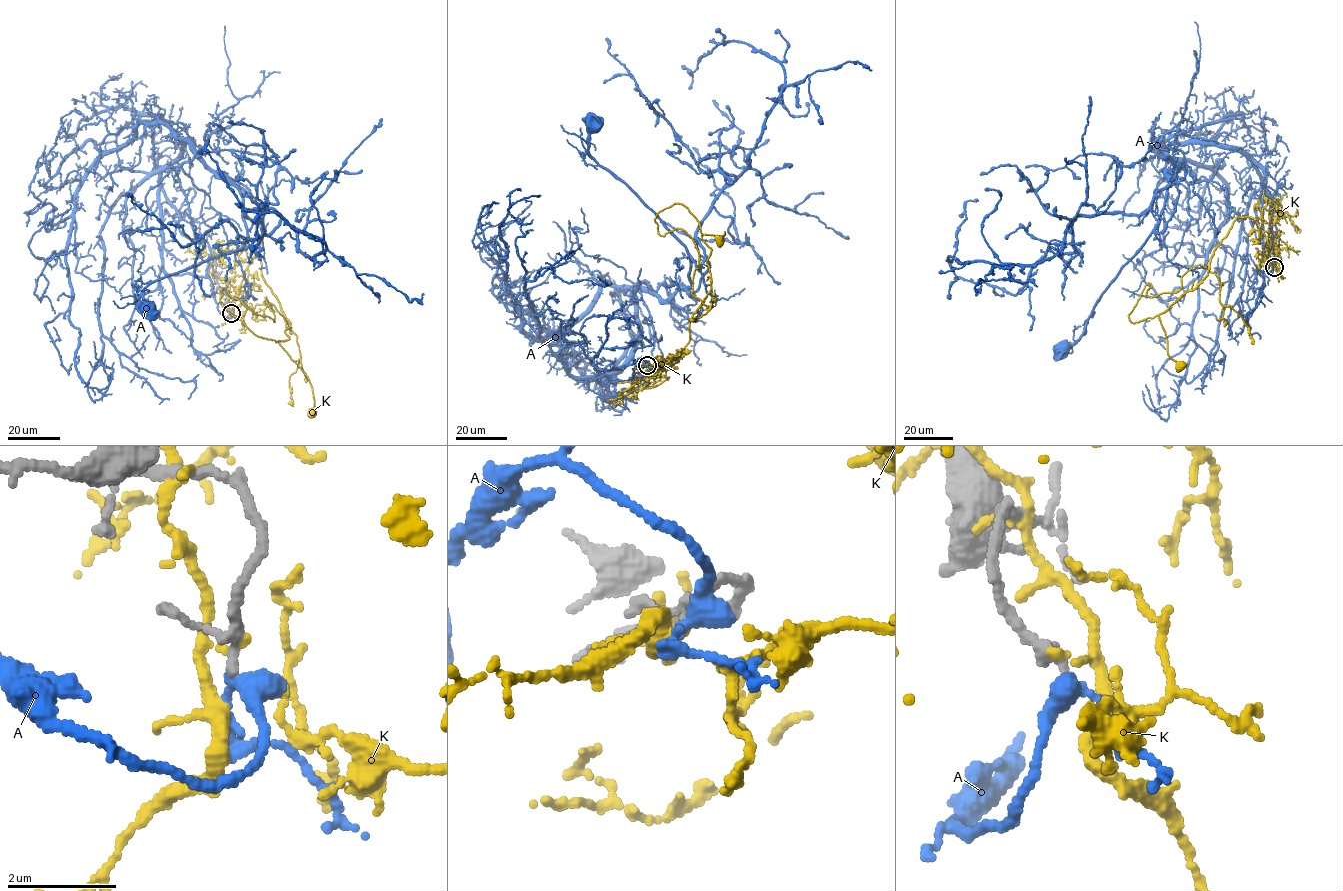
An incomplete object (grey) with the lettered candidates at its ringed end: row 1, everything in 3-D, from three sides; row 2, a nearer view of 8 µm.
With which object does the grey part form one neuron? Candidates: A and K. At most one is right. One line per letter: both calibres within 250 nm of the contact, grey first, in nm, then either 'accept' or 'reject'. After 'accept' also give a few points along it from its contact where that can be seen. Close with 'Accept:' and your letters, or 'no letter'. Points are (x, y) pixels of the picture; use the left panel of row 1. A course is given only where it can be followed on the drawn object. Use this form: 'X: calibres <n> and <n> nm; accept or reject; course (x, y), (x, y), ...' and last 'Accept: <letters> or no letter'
A: calibres 130 and 260 nm; reject
K: calibres 160 and 80 nm; reject
Accept: no letter

